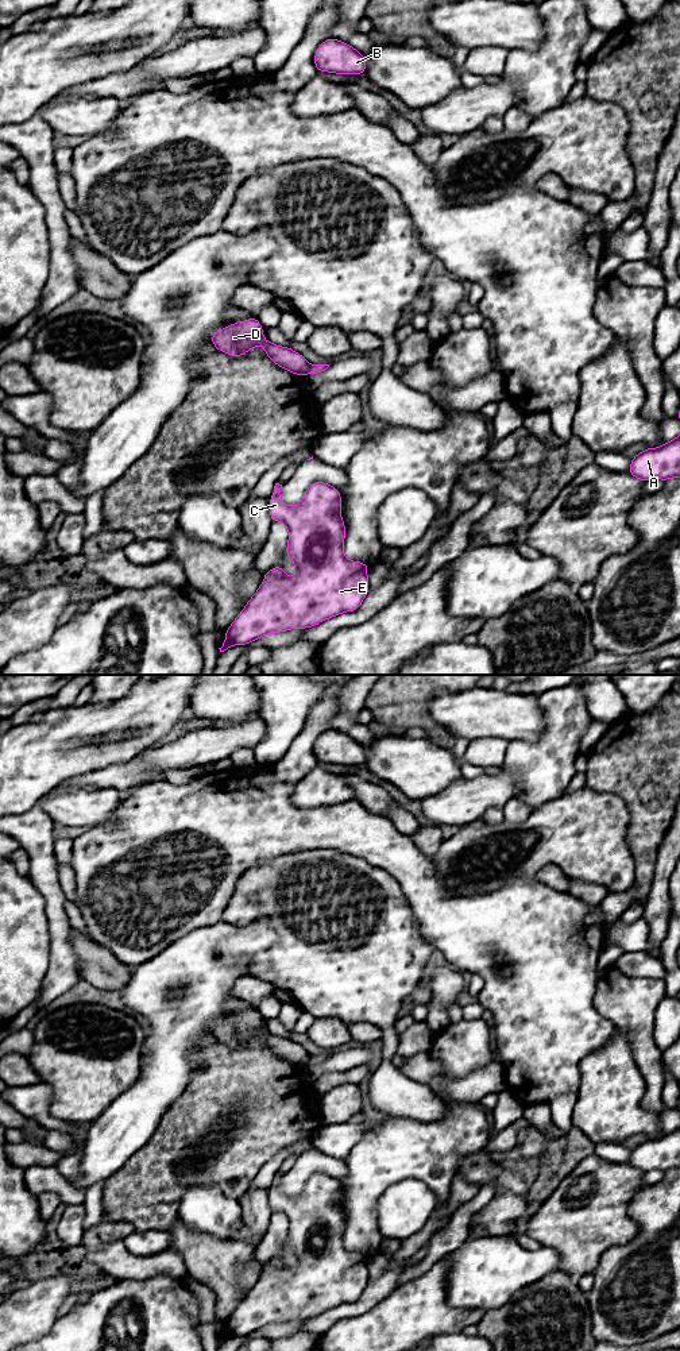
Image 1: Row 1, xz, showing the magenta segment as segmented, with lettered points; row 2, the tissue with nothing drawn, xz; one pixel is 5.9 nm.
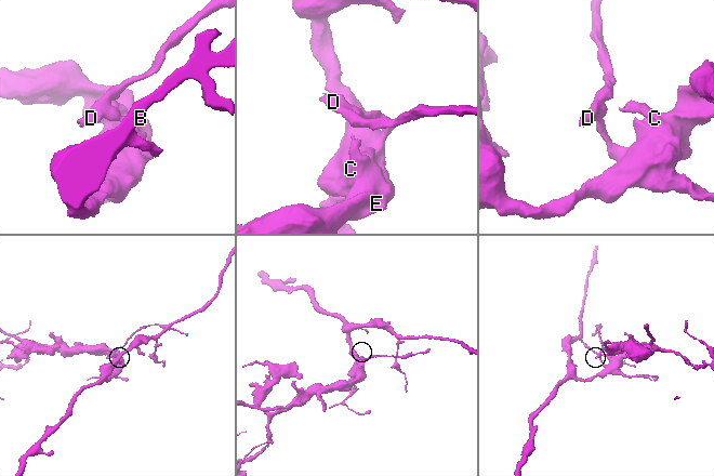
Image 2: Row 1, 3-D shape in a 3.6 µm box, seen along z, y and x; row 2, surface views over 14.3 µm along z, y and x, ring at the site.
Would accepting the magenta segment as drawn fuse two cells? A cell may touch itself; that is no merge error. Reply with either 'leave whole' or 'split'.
split

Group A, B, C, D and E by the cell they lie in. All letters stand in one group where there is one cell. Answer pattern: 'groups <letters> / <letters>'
groups A B C E / D

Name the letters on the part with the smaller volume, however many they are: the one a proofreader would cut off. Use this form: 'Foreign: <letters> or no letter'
Foreign: D

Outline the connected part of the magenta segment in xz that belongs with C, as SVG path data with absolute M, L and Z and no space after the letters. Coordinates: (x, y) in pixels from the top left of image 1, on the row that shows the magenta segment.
M314 482L298 505L289 506L279 498L281 489L282 485L275 483L268 512L273 521L287 526L286 556L294 563L297 574L287 576L281 566L264 572L258 591L225 630L220 652L233 645L248 645L270 633L309 629L341 613L355 611L370 591L370 564L344 556L345 525L341 518L340 491L325 482Z

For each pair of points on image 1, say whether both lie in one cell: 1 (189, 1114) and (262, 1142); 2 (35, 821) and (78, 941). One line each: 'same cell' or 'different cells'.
1: same cell
2: different cells

